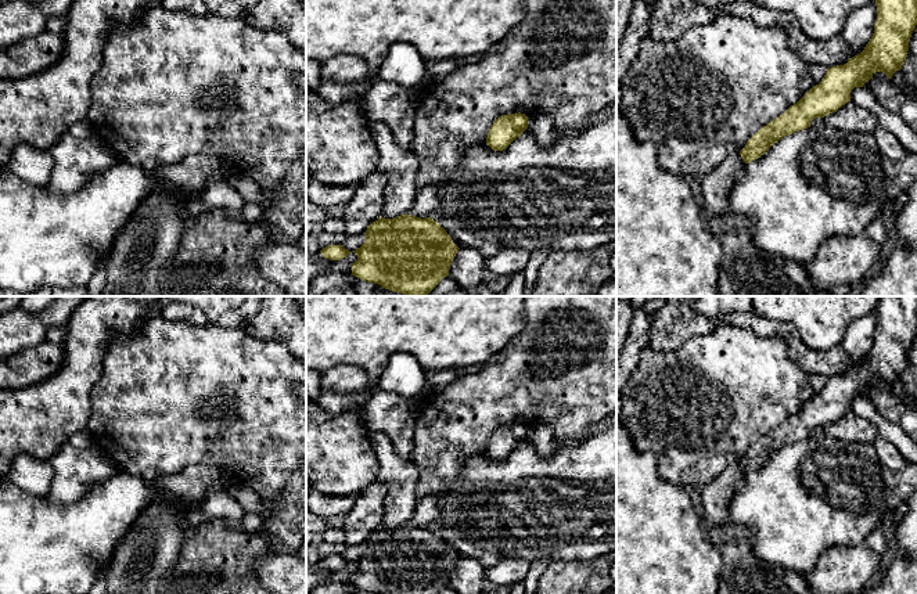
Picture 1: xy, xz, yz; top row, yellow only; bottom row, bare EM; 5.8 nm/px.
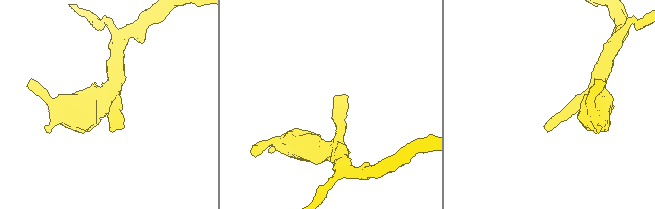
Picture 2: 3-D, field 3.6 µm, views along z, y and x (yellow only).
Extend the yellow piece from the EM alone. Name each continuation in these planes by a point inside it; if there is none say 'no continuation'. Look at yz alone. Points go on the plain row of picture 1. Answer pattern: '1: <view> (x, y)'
1: yz (715, 496)

